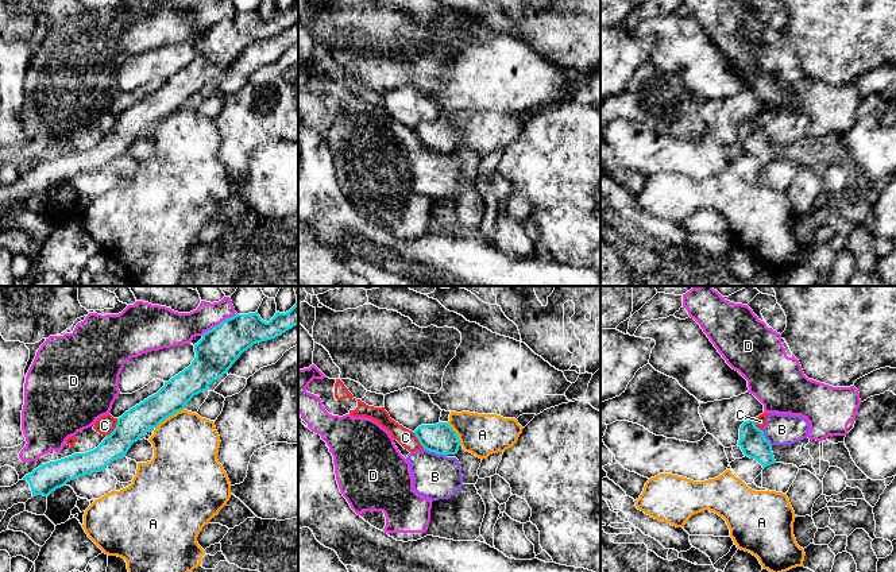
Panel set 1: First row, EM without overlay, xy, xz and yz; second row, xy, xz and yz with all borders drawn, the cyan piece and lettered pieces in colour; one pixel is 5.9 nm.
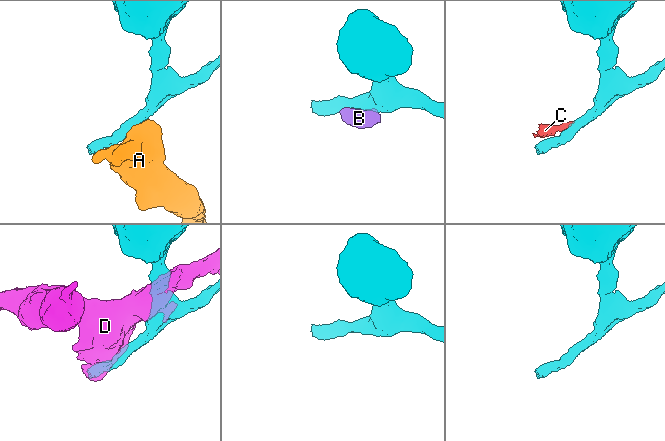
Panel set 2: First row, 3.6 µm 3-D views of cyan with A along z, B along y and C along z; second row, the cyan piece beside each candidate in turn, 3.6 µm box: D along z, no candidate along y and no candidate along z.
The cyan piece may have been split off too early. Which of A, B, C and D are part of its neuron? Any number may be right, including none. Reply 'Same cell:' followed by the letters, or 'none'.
Same cell: none

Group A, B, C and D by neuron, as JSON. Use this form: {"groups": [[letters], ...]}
{"groups": [["A"], ["B", "C"], ["D"]]}

